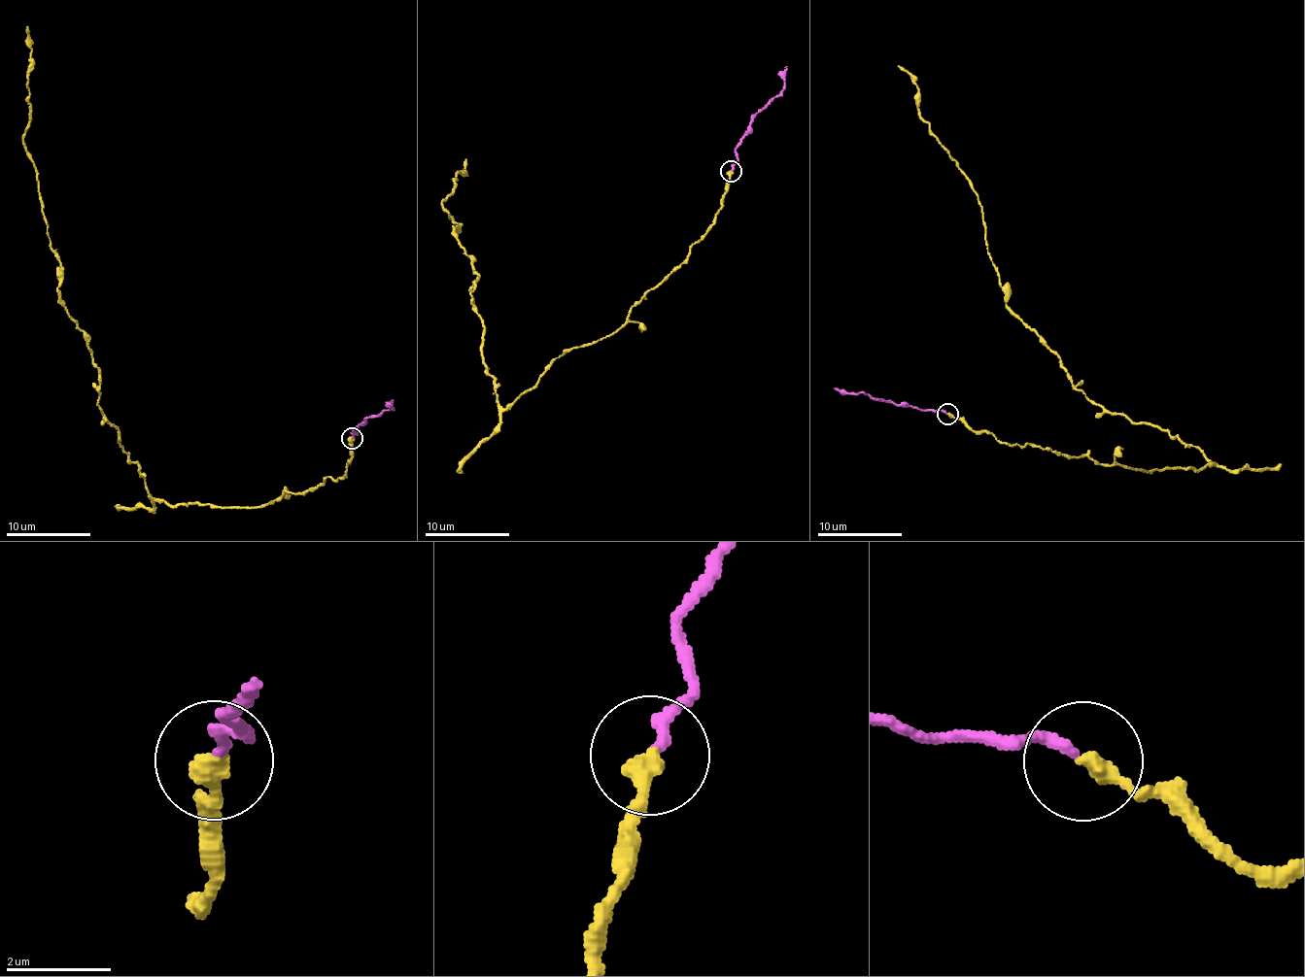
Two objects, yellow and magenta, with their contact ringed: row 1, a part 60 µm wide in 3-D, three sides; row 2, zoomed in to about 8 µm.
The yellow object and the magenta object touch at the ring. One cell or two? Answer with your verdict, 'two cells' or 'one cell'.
two cells

